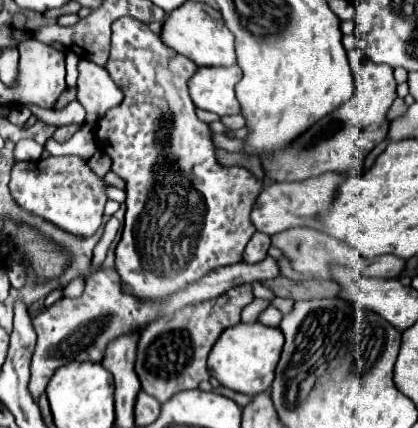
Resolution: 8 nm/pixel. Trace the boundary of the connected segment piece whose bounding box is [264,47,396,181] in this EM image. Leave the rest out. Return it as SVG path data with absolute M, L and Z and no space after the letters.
M356 47L348 51L348 61L354 75L354 95L342 107L320 119L314 127L310 127L304 135L300 135L288 149L274 153L264 159L264 169L272 181L302 181L308 177L316 177L328 171L344 171L352 175L362 173L362 163L366 155L386 139L388 121L386 111L396 99L396 81L392 75L392 67L376 65L364 57L364 53Z

